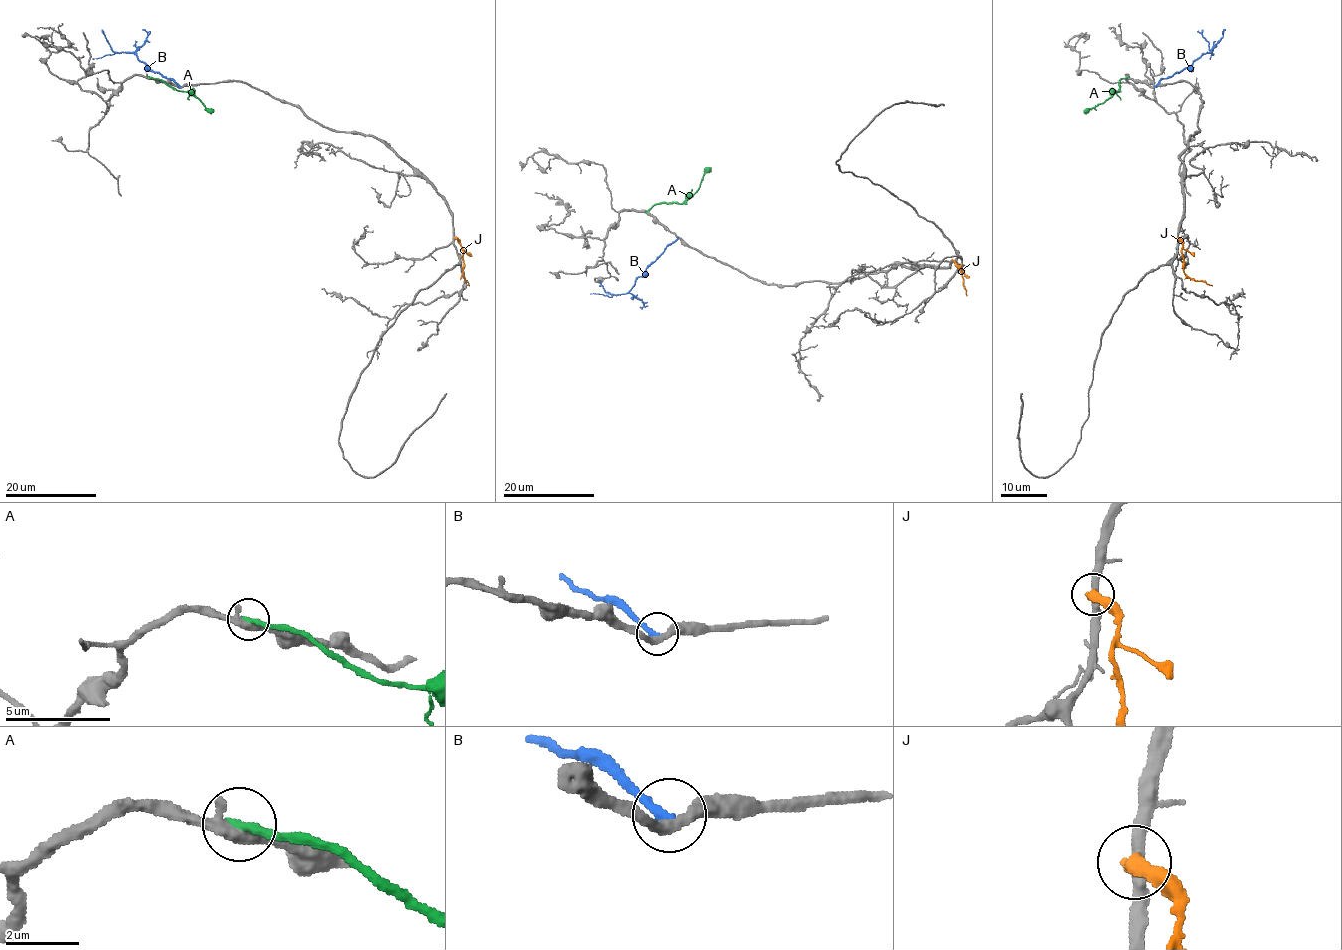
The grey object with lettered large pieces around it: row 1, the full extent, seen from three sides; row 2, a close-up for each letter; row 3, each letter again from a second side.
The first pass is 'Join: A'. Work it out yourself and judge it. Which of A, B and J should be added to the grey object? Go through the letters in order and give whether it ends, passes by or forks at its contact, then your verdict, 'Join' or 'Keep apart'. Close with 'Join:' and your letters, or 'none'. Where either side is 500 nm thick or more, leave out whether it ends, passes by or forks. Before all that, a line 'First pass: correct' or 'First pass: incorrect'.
First pass: incorrect
A: It ends there. Keep apart
B: It ends there. Keep apart
J: It ends there. Keep apart
Join: none

